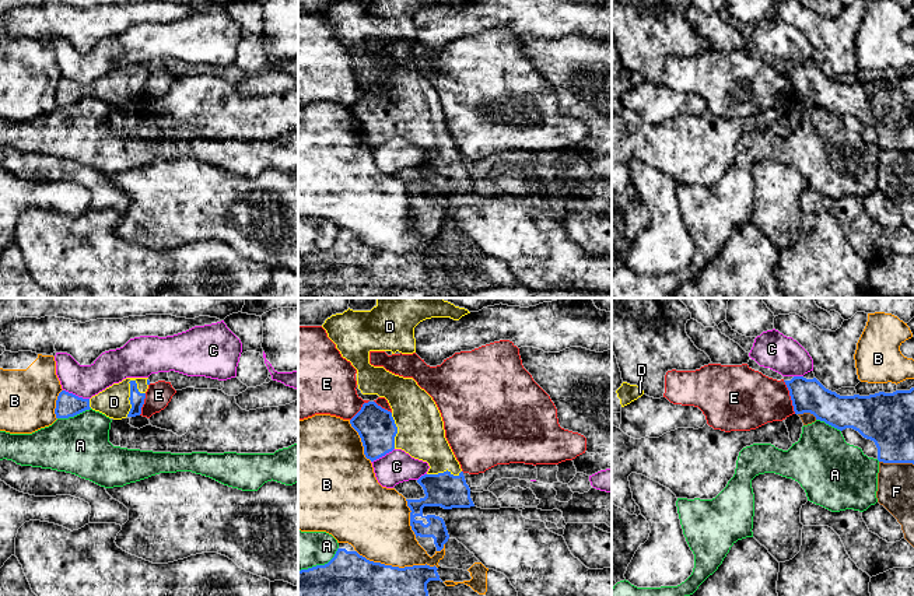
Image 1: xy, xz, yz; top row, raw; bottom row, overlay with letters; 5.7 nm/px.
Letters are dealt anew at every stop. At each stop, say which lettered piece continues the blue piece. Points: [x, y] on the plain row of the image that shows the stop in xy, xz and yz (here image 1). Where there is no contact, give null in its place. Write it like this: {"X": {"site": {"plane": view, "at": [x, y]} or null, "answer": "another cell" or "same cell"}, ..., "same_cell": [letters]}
{"A": {"site": {"plane": "xy", "at": [73, 102]}, "answer": "another cell"}, "B": {"site": {"plane": "xz", "at": [396, 253]}, "answer": "another cell"}, "C": {"site": {"plane": "xy", "at": [74, 81]}, "answer": "another cell"}, "D": {"site": {"plane": "xy", "at": [130, 83]}, "answer": "same cell"}, "E": {"site": {"plane": "yz", "at": [791, 84]}, "answer": "another cell"}, "F": {"site": {"plane": "yz", "at": [896, 148]}, "answer": "another cell"}, "same_cell": ["D"]}

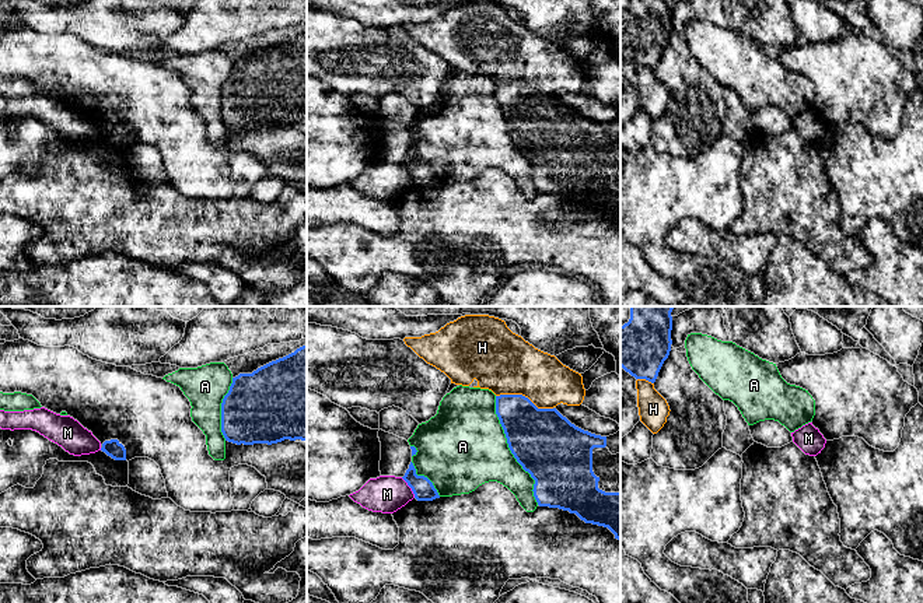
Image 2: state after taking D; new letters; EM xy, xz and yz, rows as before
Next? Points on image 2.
{"A": {"site": {"plane": "xz", "at": [510, 136]}, "answer": "another cell"}, "H": {"site": {"plane": "xz", "at": [524, 83]}, "answer": "another cell"}, "M": {"site": {"plane": "xz", "at": [409, 172]}, "answer": "another cell"}, "same_cell": []}

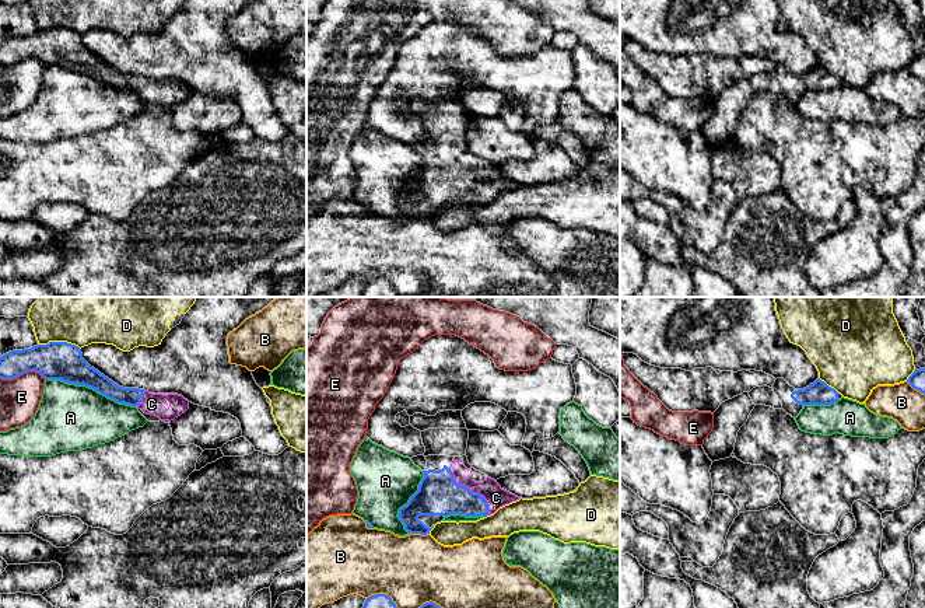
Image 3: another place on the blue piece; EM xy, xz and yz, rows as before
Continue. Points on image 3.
{"A": {"site": {"plane": "xy", "at": [91, 73]}, "answer": "another cell"}, "B": {"site": {"plane": "xz", "at": [420, 219]}, "answer": "another cell"}, "C": {"site": {"plane": "xz", "at": [470, 177]}, "answer": "same cell"}, "D": {"site": {"plane": "xy", "at": [59, 28]}, "answer": "another cell"}, "E": {"site": {"plane": "xy", "at": [23, 59]}, "answer": "another cell"}, "same_cell": ["C"]}

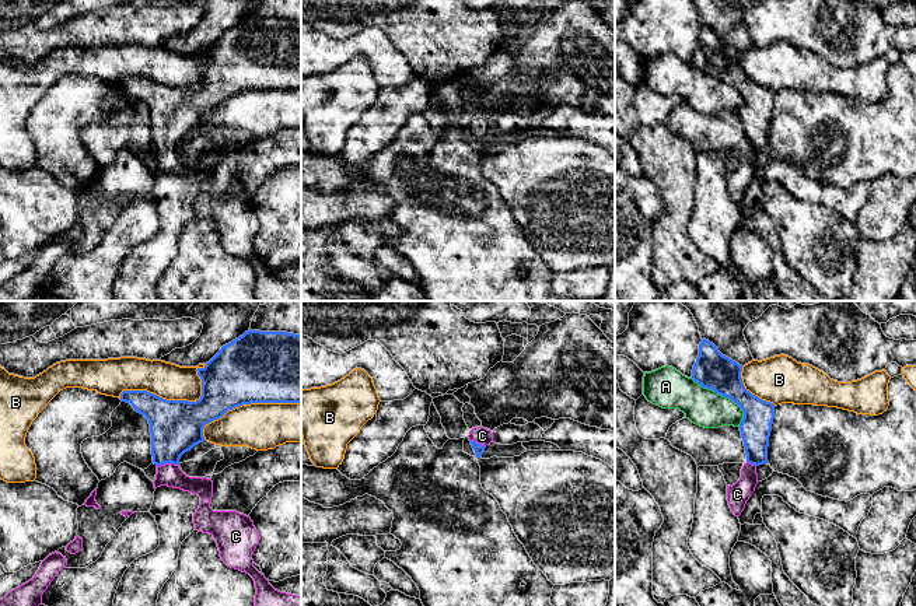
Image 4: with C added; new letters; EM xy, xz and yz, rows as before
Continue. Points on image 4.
{"A": {"site": {"plane": "yz", "at": [724, 81]}, "answer": "another cell"}, "B": {"site": {"plane": "xy", "at": [177, 87]}, "answer": "another cell"}, "C": {"site": {"plane": "xy", "at": [167, 149]}, "answer": "same cell"}, "same_cell": ["C"]}

